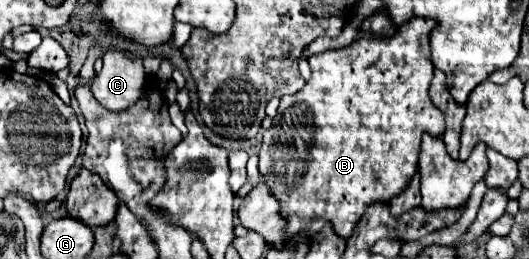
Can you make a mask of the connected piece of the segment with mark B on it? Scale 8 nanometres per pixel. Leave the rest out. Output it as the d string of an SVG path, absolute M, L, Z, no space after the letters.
M412 18L410 22L400 26L396 30L396 34L390 38L376 38L370 32L368 34L360 32L358 40L348 48L310 56L308 62L312 68L312 78L306 82L306 86L300 92L280 100L278 114L272 122L272 128L268 128L264 132L264 140L262 140L262 148L260 148L260 174L264 176L264 182L266 182L268 190L274 194L274 198L278 198L278 202L282 202L282 212L286 214L286 220L288 220L286 242L290 242L300 232L304 232L312 240L322 230L324 224L330 224L340 238L348 238L352 234L354 226L358 224L358 218L362 218L362 214L366 212L366 206L370 206L370 202L390 202L394 196L398 196L398 194L402 194L402 190L406 190L414 172L418 170L418 152L420 152L422 134L428 132L430 136L440 138L442 130L444 130L444 114L436 106L432 106L430 96L428 96L428 86L430 86L432 74L434 74L434 64L432 64L430 44L428 44L428 36L430 36L432 28L434 28L434 20Z

